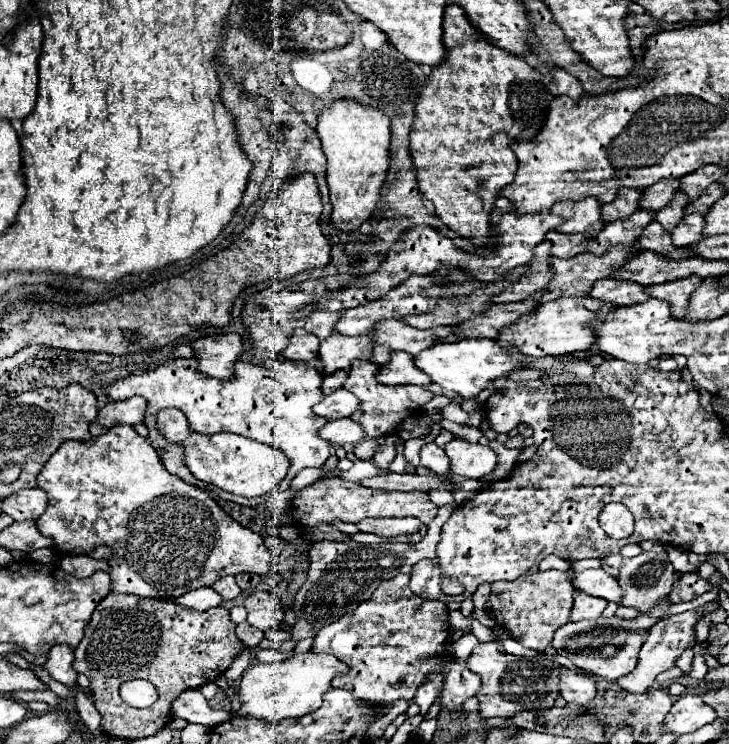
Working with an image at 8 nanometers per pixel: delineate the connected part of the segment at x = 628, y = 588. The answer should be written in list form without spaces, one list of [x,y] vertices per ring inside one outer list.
[[[641,553],[637,557],[625,559],[621,555],[611,555],[605,559],[611,567],[617,567],[619,575],[617,581],[623,589],[623,597],[621,597],[621,605],[623,607],[635,607],[641,615],[653,611],[661,601],[667,601],[673,581],[675,581],[675,571],[673,565],[667,559],[667,553]]]

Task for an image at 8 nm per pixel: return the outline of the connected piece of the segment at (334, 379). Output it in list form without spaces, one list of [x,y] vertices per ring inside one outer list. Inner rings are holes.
[[[339,371],[339,373],[333,373],[333,375],[325,375],[323,377],[323,385],[321,385],[323,395],[329,395],[335,389],[339,389],[345,379],[347,379],[347,371]]]

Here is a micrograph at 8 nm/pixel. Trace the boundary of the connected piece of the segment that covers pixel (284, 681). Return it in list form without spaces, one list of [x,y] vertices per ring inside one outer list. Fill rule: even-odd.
[[[301,653],[293,655],[291,659],[283,661],[281,665],[263,665],[255,663],[249,667],[241,683],[237,687],[237,695],[241,701],[241,709],[235,713],[239,717],[251,717],[251,719],[261,719],[271,725],[277,725],[283,719],[289,717],[303,717],[321,705],[323,693],[331,687],[331,679],[335,673],[347,671],[347,665],[343,661],[339,663],[337,657],[331,655],[319,655],[319,653]]]

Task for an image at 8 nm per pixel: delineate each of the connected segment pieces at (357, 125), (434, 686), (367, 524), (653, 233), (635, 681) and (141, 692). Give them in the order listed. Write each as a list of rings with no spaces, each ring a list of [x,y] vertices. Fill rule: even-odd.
[[[337,99],[319,113],[317,135],[327,157],[327,185],[333,205],[331,223],[341,231],[353,231],[373,213],[379,201],[379,189],[387,177],[389,121],[375,107],[359,105],[351,99]]]
[[[433,671],[431,677],[423,683],[423,687],[417,689],[415,693],[415,701],[423,701],[423,715],[429,711],[429,707],[433,705],[433,701],[437,699],[441,687],[443,687],[443,679],[445,675],[439,673],[439,671]]]
[[[415,517],[405,519],[363,519],[357,523],[361,533],[375,533],[381,537],[397,537],[397,535],[411,535],[417,533],[421,523]]]
[[[651,221],[643,233],[639,235],[639,239],[635,241],[633,245],[635,249],[641,249],[641,251],[655,251],[659,255],[665,255],[669,259],[685,259],[685,257],[691,257],[691,249],[675,249],[671,245],[671,237],[667,231],[663,231],[663,227],[657,223],[657,221]]]
[[[699,607],[699,609],[675,615],[675,617],[663,619],[655,627],[651,627],[649,635],[647,635],[647,641],[639,651],[639,665],[635,667],[633,673],[629,673],[627,677],[621,677],[617,683],[623,685],[623,689],[627,689],[629,693],[645,693],[659,673],[675,667],[675,661],[681,657],[681,653],[697,643],[695,623],[703,617],[703,613],[705,613],[705,607]]]
[[[133,679],[121,685],[121,697],[131,707],[151,707],[157,699],[157,693],[149,681]]]

